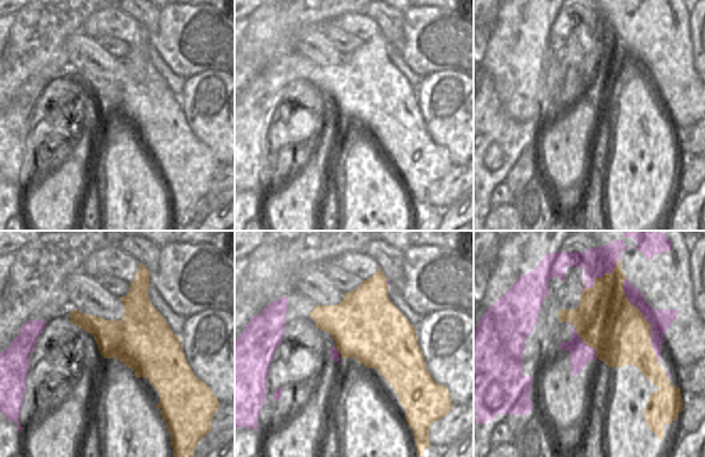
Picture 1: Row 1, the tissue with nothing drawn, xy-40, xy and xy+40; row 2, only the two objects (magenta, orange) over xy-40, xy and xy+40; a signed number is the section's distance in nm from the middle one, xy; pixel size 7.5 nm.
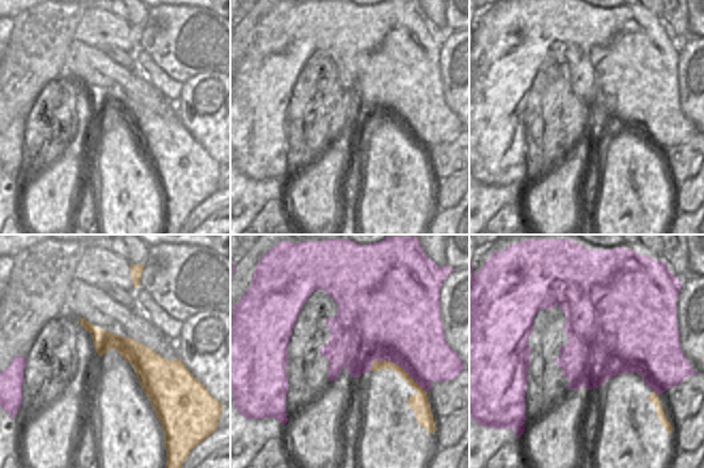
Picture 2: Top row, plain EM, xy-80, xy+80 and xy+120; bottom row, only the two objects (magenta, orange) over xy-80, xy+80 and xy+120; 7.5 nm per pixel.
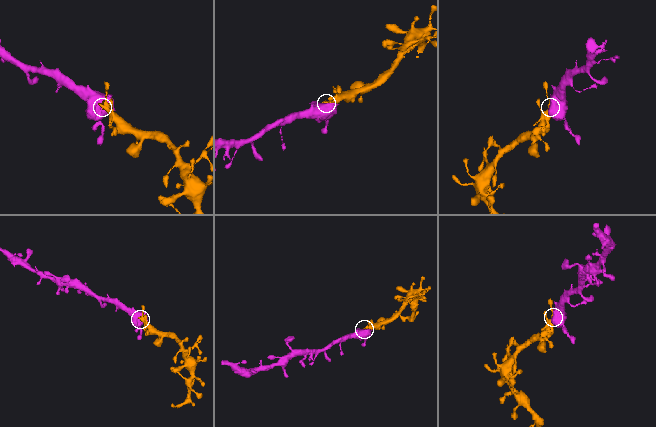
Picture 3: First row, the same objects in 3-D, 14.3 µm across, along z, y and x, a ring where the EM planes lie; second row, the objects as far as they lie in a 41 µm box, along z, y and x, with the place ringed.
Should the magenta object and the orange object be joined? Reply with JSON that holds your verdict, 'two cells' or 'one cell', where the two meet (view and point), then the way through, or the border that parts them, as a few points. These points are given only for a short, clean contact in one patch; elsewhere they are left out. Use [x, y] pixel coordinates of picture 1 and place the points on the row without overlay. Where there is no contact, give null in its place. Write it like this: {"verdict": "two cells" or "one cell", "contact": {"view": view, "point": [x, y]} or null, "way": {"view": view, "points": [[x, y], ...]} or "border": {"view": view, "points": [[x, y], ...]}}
{"verdict": "one cell", "contact": {"view": "xy+40", "point": [645, 79]}}

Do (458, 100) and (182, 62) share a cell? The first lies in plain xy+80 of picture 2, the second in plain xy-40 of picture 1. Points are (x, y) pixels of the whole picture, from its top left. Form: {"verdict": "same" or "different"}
{"verdict": "different"}

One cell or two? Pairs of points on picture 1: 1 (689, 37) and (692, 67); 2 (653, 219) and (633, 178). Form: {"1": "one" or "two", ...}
{"1": "two", "2": "one"}

